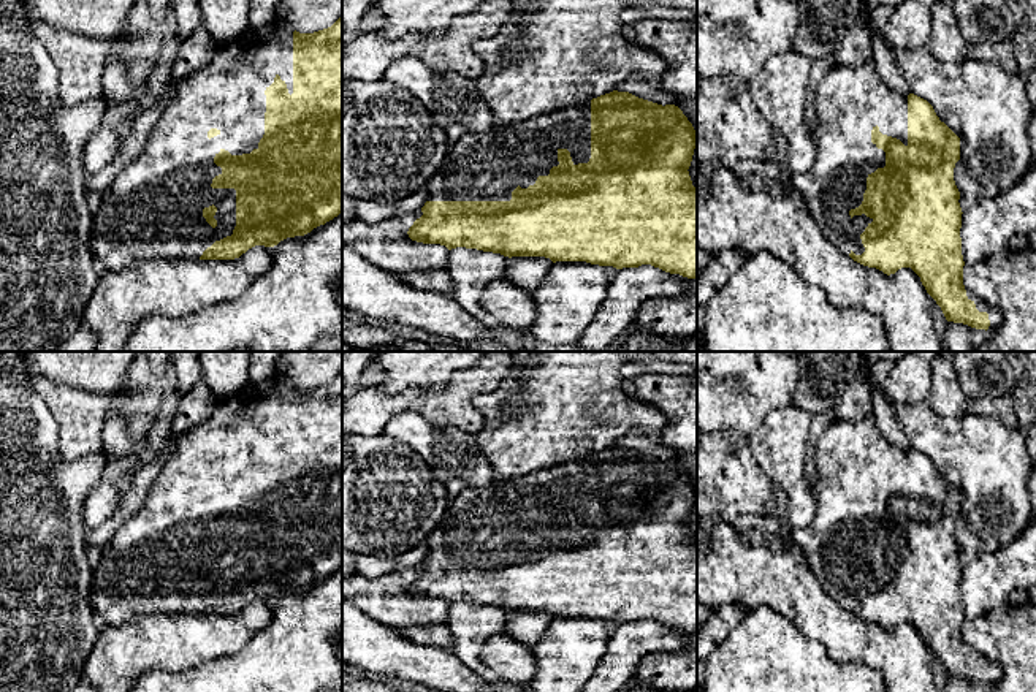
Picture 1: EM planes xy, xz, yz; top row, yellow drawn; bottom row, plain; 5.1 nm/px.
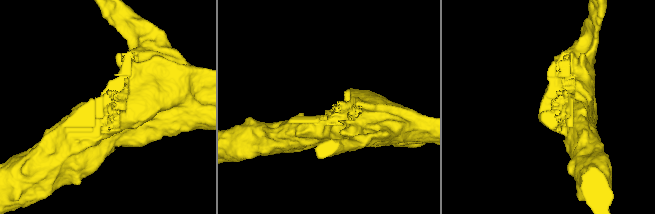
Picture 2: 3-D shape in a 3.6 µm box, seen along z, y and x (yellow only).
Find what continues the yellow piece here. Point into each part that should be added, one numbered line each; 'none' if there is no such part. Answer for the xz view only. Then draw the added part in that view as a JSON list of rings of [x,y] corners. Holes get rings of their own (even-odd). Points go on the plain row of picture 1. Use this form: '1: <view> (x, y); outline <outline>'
1: xz (480, 521); outline [[[591,454],[556,467],[540,469],[515,478],[494,478],[489,485],[467,488],[448,505],[444,518],[428,537],[428,556],[510,556],[520,540],[534,540],[558,521],[558,505],[567,504],[573,519],[591,513]]]

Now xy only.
1: xy (152, 564); outline [[[274,374],[269,380],[252,385],[249,383],[242,391],[220,399],[212,415],[185,429],[177,439],[174,453],[152,483],[152,488],[143,502],[141,508],[130,516],[112,535],[108,545],[103,548],[101,559],[98,565],[92,570],[92,586],[89,591],[89,606],[93,614],[100,614],[106,624],[106,627],[119,627],[120,624],[141,616],[141,614],[163,614],[163,613],[187,613],[187,614],[200,614],[203,606],[211,602],[215,595],[220,595],[227,591],[233,589],[236,581],[236,545],[234,543],[212,543],[212,534],[222,529],[222,523],[214,518],[214,511],[222,505],[228,505],[231,510],[250,508],[253,504],[258,504],[258,497],[265,489],[265,467],[266,467],[266,450],[265,445],[274,437],[274,432],[279,429],[280,434],[287,439],[288,448],[293,448],[293,383],[282,377],[280,374]],[[209,561],[215,561],[217,567],[214,573],[217,575],[217,581],[212,583],[206,573],[203,572],[203,564]]]

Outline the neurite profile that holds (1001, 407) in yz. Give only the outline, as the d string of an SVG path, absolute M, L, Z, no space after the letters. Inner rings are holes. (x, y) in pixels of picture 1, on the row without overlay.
M1012 394L969 399L966 412L968 415L993 416L1009 428L1019 426Z

